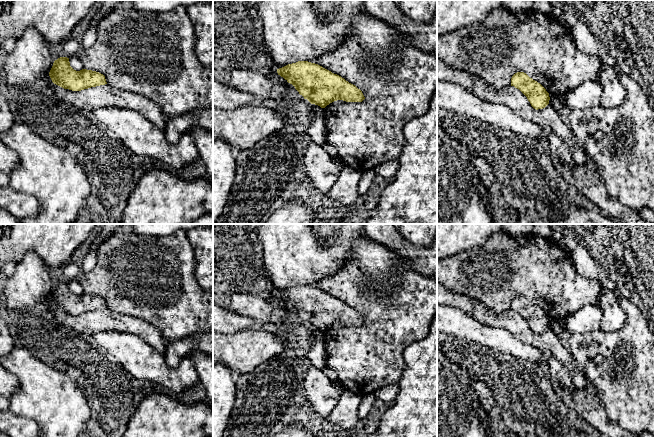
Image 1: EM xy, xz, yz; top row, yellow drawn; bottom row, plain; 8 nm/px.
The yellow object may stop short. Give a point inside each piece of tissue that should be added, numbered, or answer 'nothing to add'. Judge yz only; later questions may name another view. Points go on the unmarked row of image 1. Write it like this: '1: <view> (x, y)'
nothing to add

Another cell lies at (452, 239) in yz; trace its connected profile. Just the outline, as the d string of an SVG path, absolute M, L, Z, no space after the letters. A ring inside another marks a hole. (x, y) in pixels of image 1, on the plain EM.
M437 224L437 259L483 245L489 237L502 230L503 224Z

